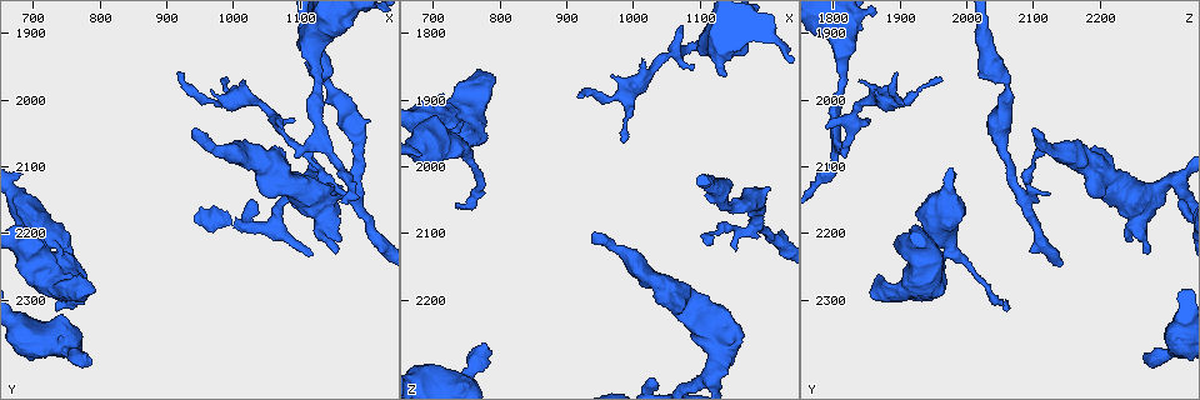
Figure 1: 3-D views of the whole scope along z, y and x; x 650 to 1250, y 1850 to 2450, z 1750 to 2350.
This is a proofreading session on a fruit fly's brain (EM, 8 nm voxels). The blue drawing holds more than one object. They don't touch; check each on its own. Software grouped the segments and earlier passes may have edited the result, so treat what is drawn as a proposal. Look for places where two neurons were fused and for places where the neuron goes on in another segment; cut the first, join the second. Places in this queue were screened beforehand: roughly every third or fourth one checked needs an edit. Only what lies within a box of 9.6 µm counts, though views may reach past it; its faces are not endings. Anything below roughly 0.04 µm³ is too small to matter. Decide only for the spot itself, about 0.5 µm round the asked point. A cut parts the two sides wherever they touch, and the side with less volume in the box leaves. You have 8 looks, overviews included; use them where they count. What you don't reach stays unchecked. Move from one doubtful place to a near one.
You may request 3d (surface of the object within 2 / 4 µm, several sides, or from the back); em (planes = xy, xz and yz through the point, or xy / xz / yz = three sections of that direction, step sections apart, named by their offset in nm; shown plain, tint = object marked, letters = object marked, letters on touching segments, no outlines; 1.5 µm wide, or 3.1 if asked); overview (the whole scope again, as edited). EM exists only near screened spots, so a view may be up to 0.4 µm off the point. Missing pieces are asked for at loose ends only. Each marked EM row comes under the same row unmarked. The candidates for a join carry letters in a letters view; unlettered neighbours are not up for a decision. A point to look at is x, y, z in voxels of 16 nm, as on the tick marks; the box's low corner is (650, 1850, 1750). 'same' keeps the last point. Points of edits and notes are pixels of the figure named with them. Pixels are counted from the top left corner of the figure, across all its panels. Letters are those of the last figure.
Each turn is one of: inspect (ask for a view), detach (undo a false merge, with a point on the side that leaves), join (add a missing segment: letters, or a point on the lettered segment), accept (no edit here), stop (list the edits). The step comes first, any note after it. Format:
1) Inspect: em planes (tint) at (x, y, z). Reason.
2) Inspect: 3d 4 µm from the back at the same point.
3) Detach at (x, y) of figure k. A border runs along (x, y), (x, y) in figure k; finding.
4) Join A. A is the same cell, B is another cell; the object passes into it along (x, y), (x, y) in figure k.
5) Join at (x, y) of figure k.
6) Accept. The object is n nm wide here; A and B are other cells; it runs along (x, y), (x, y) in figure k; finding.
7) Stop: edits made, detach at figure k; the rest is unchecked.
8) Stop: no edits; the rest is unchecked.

Inspect: 3d 4 µm at (915, 1960, 1895). Free end.

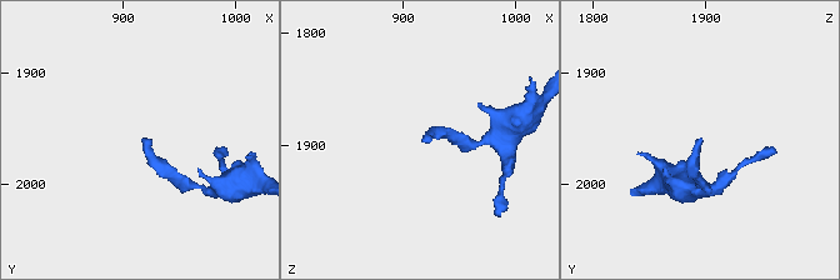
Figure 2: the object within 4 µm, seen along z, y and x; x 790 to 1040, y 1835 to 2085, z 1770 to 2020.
Inspect: em yz step 4 (letters) at (916, 1962, 1898).

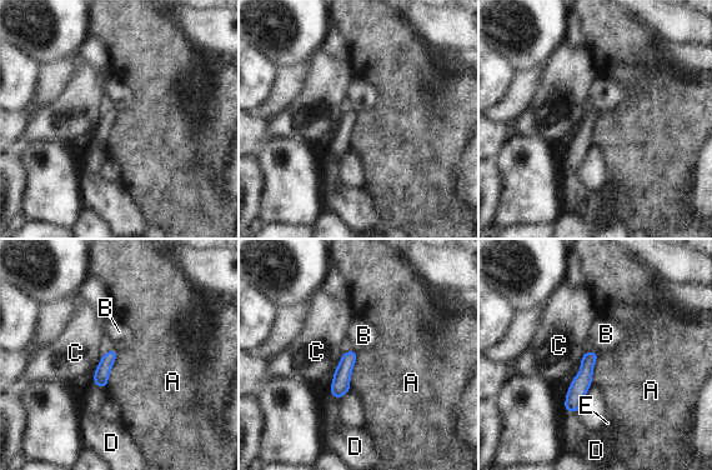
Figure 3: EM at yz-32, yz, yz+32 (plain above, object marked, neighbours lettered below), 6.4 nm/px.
Inspect: em planes (letters) at the same point.

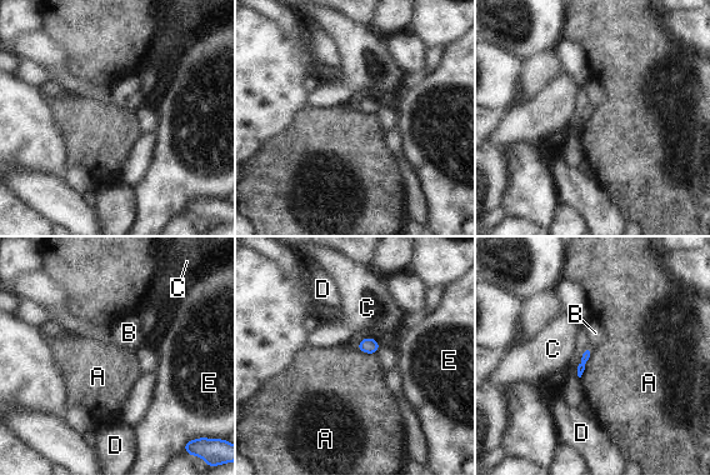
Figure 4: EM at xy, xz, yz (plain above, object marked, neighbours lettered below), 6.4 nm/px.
Accept. A, B, C, D and E are other cells; a border runs along (593, 351), (580, 378) in figure 4; none of them fits.

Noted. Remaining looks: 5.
Inspect: 3d 4 µm at (1070, 2040, 1785). Branch stops here.

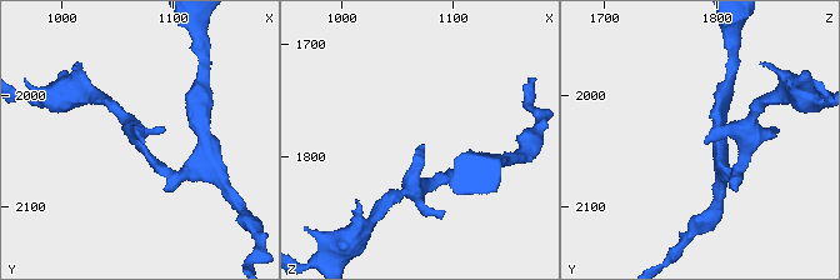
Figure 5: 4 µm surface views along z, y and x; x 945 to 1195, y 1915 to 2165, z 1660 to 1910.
Inspect: em xz step 4 (tint) at (1072, 2042, 1786).

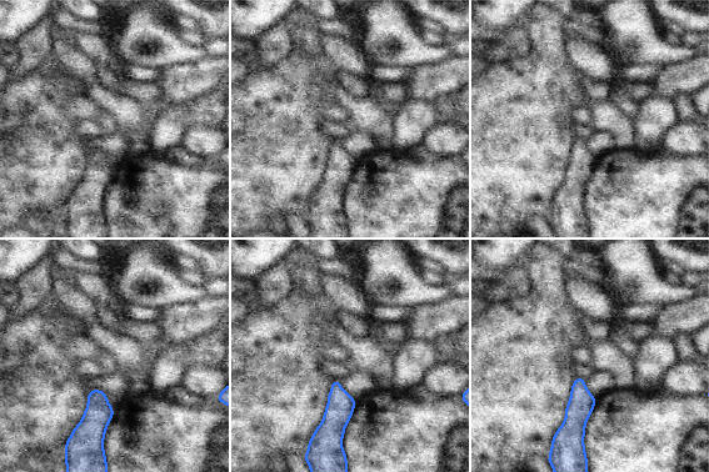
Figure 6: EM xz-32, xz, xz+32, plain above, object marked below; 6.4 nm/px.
Inspect: em planes (letters) at the same point.

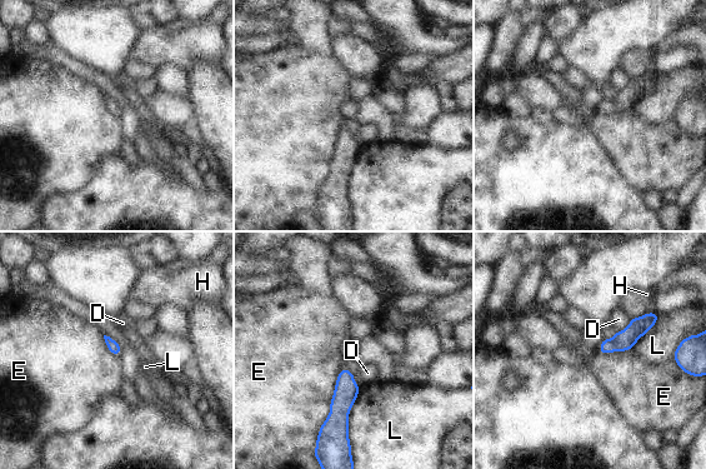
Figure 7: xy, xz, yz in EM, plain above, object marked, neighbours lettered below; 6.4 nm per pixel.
Accept. D, E, H and L are other cells; it runs along (654, 317), (625, 340), (602, 349) in figure 7; no lettered segment goes on from it.

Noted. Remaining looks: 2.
Inspect: 3d 4 µm from the back at (740, 2230, 1975). Thick turns thin.

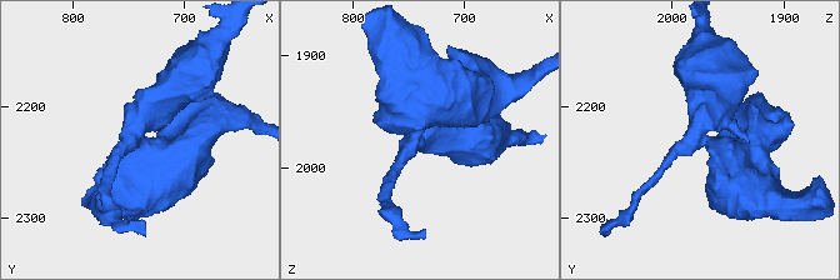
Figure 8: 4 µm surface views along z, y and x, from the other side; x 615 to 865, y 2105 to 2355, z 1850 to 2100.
Inspect: em planes (letters) at (742, 2232, 1970).

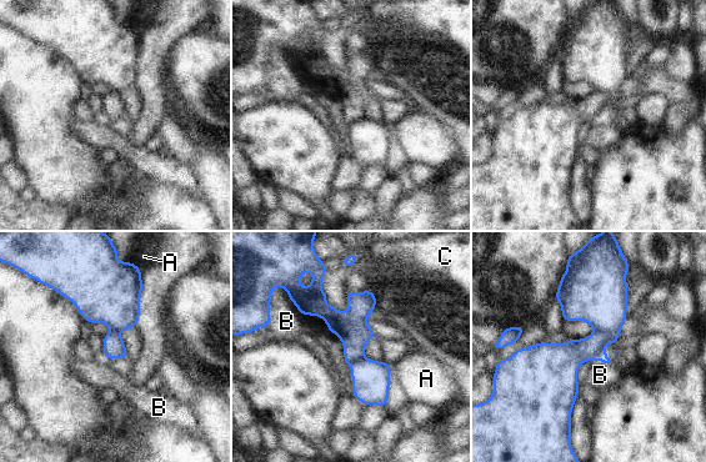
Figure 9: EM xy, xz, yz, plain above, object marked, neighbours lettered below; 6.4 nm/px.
Detach at (599, 295) of figure 9. The object is 140 nm wide here; the longest contact is with B, 190 nm; A, B and C are other cells; a second neuron is stuck on.

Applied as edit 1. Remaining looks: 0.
Stop: edits made, detach at figure 9; the rest is unchecked.

